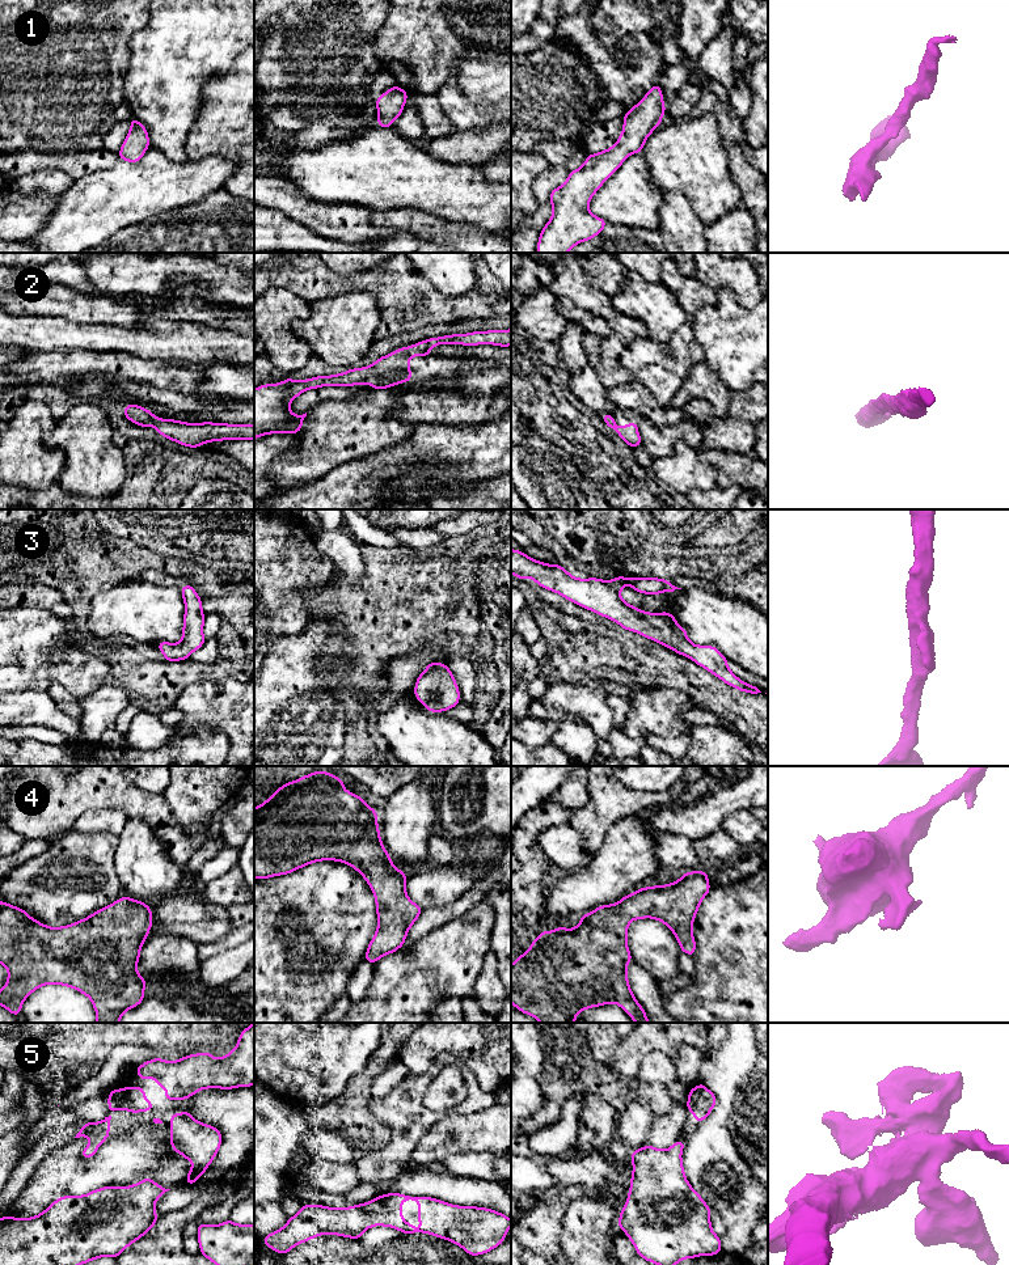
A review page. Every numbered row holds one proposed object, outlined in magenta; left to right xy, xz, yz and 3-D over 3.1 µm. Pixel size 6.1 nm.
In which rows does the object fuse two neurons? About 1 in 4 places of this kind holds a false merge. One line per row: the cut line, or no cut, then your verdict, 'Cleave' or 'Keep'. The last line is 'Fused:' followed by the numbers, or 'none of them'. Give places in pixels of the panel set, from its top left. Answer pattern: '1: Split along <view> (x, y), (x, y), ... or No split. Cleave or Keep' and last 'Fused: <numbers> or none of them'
1: No split. Keep
2: No split. Keep
3: No split. Keep
4: No split. Keep
5: No split. Keep
Fused: none of them

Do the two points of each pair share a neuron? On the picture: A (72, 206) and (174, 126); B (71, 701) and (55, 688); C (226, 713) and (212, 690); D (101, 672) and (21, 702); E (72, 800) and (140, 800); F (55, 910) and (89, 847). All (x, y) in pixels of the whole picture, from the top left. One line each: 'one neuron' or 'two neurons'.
A: two neurons
B: one neuron
C: one neuron
D: two neurons
E: one neuron
F: one neuron

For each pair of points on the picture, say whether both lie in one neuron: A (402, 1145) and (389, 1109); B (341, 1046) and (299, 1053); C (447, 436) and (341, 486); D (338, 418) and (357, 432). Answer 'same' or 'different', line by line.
A: same
B: same
C: same
D: same

